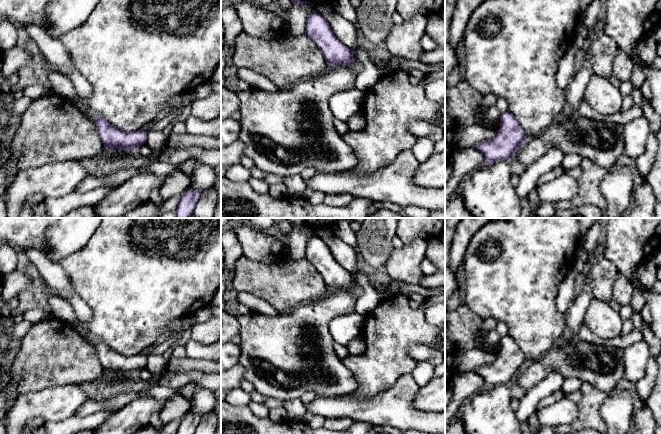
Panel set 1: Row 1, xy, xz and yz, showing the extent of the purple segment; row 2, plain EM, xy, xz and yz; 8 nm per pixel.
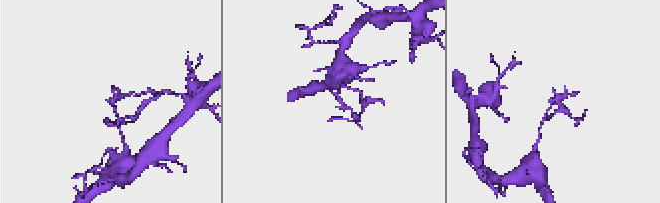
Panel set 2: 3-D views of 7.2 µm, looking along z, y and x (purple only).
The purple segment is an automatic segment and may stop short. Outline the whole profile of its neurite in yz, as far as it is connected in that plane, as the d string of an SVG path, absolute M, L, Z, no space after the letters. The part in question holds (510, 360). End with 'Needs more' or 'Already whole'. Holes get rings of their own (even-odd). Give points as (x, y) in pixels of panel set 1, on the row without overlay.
M510 335L501 337L500 344L501 349L496 360L474 370L484 379L486 388L508 384L527 364L523 352Z. Already whole

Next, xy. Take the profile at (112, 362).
M102 341L94 342L93 346L106 374L122 373L129 375L132 371L143 369L147 365L147 355L125 356L117 353Z. Already whole

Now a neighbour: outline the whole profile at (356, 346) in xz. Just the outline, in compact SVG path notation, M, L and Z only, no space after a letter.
M355 337L347 344L350 355L356 356L365 352L366 344L361 337Z

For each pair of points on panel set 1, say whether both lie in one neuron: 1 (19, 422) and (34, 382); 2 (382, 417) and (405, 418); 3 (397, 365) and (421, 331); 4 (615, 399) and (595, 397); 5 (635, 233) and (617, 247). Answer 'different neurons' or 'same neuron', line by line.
1: different neurons
2: same neuron
3: same neuron
4: different neurons
5: same neuron

